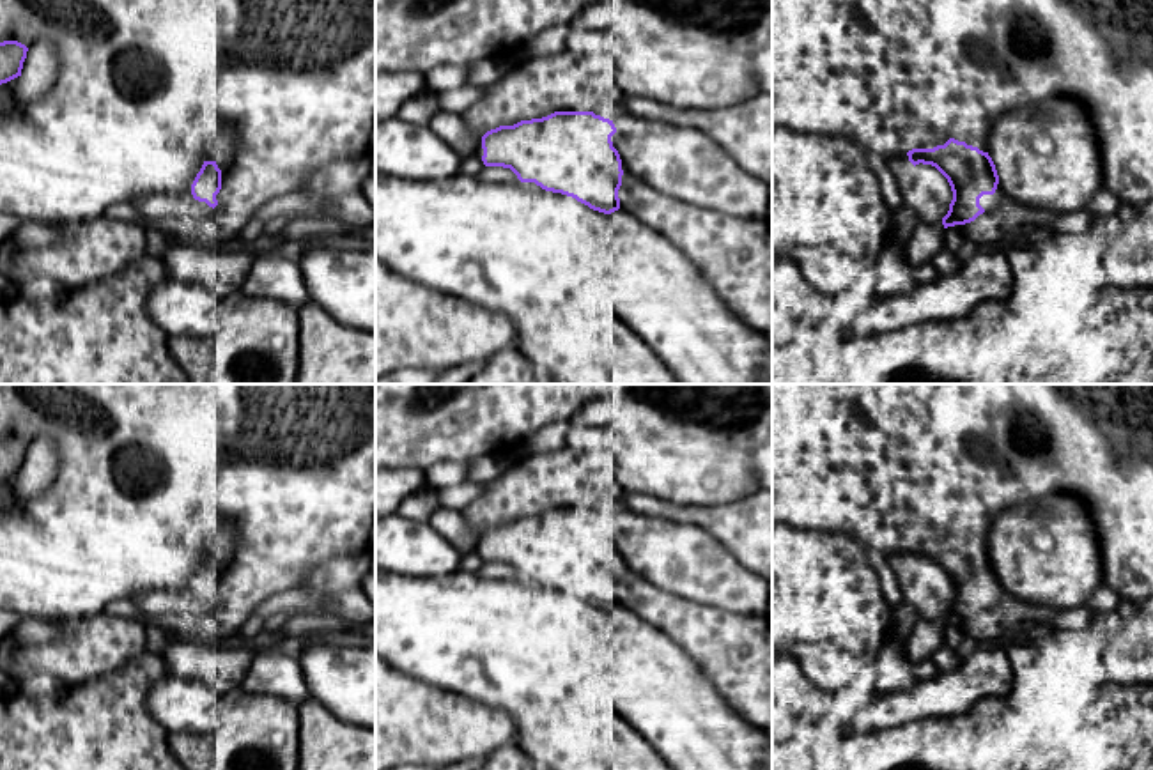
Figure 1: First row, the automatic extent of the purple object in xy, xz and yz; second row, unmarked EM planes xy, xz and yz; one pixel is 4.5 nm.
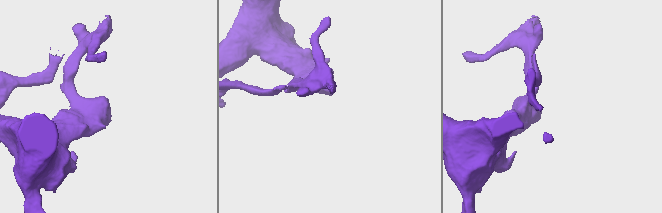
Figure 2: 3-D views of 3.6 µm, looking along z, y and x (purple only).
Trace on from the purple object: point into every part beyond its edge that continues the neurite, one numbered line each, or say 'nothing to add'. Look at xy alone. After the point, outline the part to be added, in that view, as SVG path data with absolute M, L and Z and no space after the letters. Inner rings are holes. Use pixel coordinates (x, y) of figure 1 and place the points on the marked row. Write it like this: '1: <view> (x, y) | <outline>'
1: xy (227, 144) | M227 129L220 140L220 149L218 149L214 161L218 168L225 172L228 170L234 156L236 156L236 135L232 129Z

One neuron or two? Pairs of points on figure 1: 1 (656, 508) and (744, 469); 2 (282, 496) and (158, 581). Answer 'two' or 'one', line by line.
1: two
2: one

